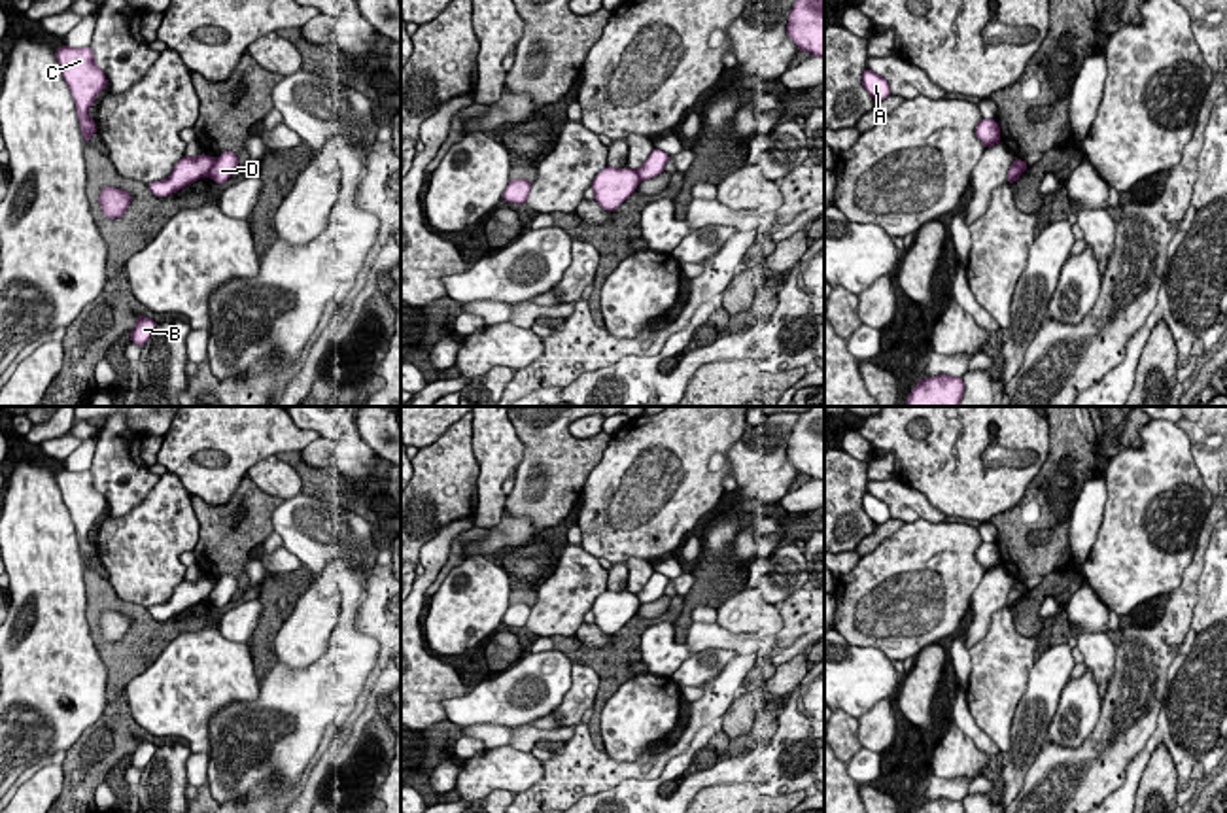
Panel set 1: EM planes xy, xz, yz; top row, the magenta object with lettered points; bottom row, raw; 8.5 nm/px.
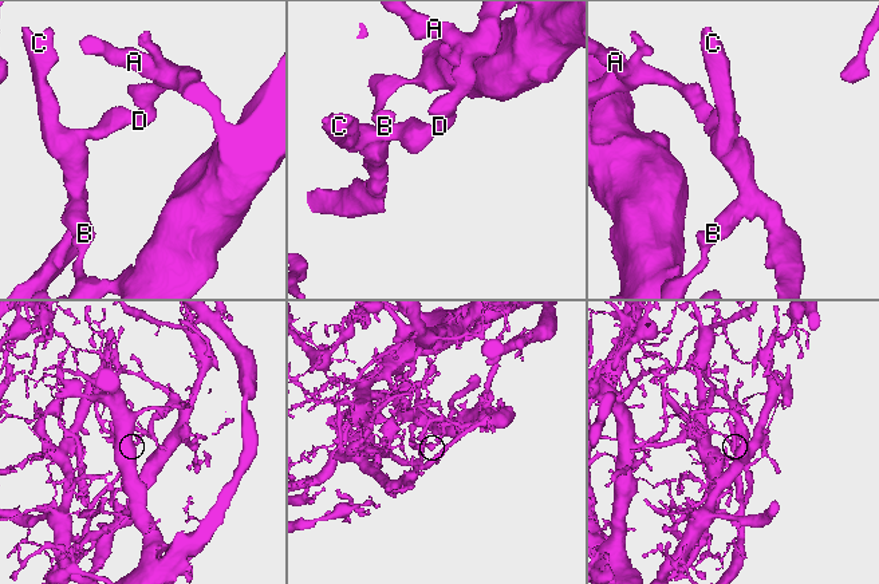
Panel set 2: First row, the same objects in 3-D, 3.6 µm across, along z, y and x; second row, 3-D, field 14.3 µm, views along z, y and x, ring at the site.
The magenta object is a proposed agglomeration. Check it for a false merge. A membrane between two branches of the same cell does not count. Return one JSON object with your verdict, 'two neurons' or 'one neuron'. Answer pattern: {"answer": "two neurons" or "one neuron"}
{"answer": "two neurons"}

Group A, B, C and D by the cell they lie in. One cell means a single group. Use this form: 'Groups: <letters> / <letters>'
Groups: A B D / C

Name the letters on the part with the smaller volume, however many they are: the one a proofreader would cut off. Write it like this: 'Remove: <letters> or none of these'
Remove: C

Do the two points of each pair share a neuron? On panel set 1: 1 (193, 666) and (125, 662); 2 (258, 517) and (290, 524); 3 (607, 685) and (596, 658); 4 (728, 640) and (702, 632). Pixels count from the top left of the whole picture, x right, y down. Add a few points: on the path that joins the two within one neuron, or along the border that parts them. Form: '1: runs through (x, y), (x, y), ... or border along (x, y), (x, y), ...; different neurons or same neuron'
1: border along (184, 634), (178, 634), (127, 685), (127, 702); different neurons
2: border along (282, 501), (273, 513), (273, 532); different neurons
3: runs through (607, 679), (607, 670), (602, 664); same neuron
4: runs through (723, 638), (708, 636); same neuron

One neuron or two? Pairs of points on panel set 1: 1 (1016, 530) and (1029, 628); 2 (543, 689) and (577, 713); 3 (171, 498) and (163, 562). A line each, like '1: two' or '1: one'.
1: two
2: two
3: one

